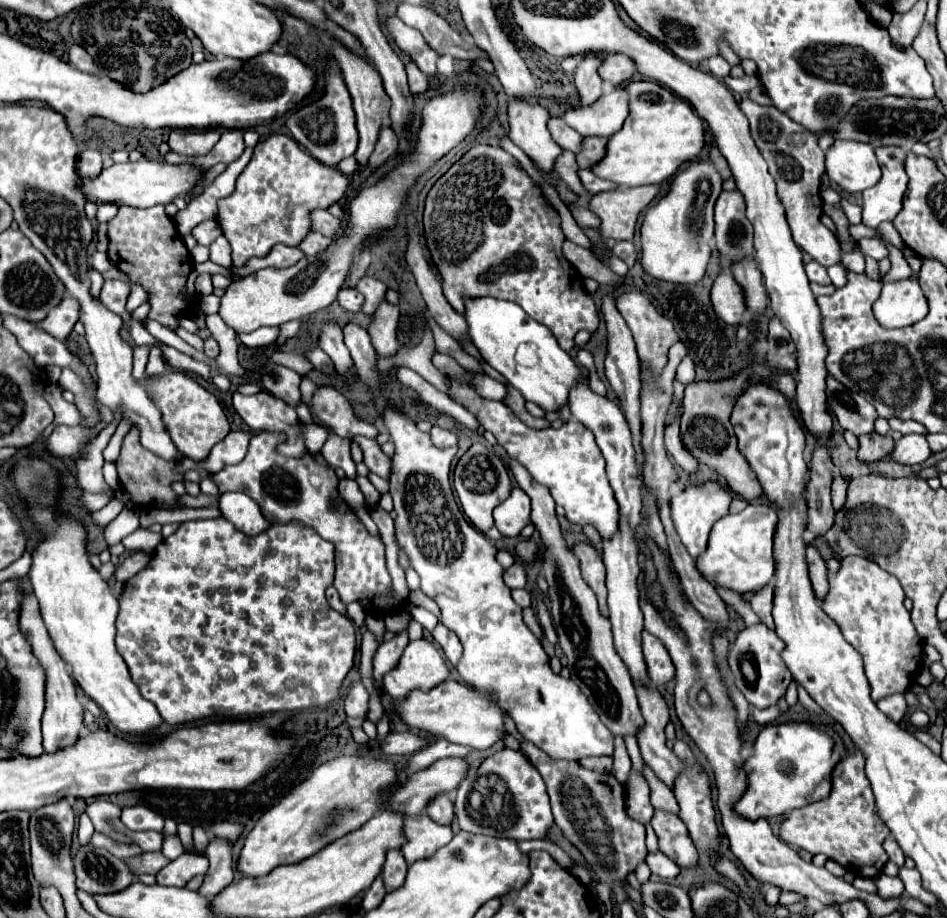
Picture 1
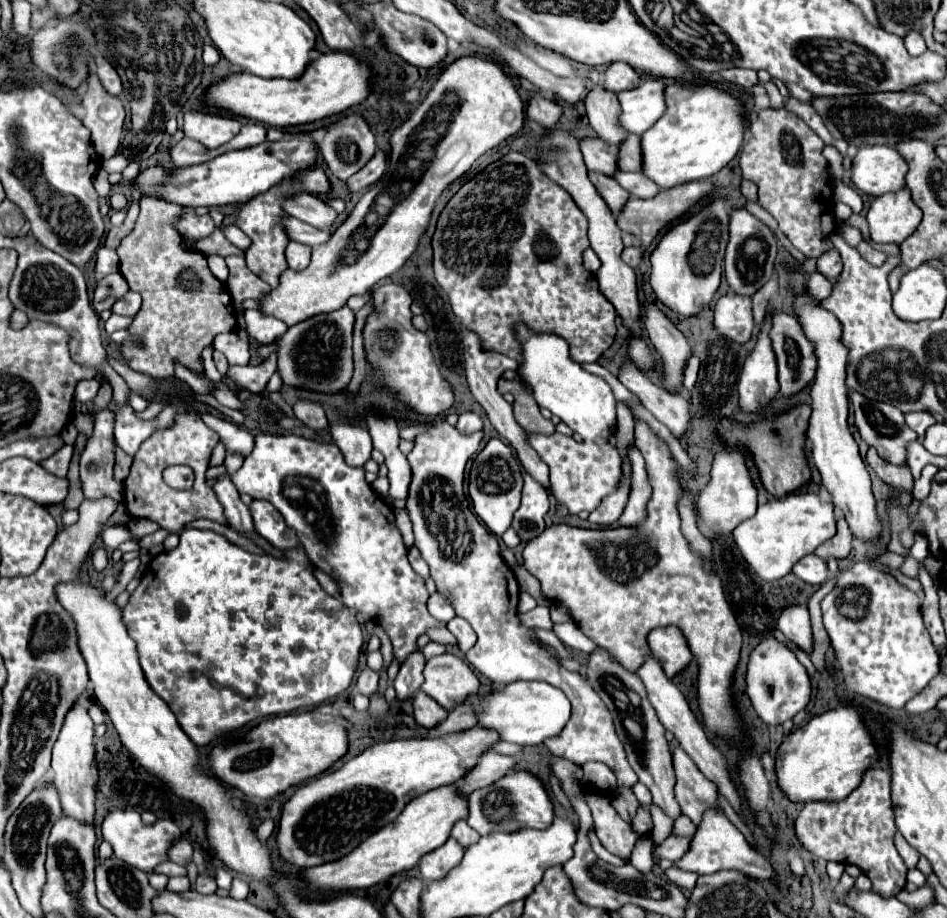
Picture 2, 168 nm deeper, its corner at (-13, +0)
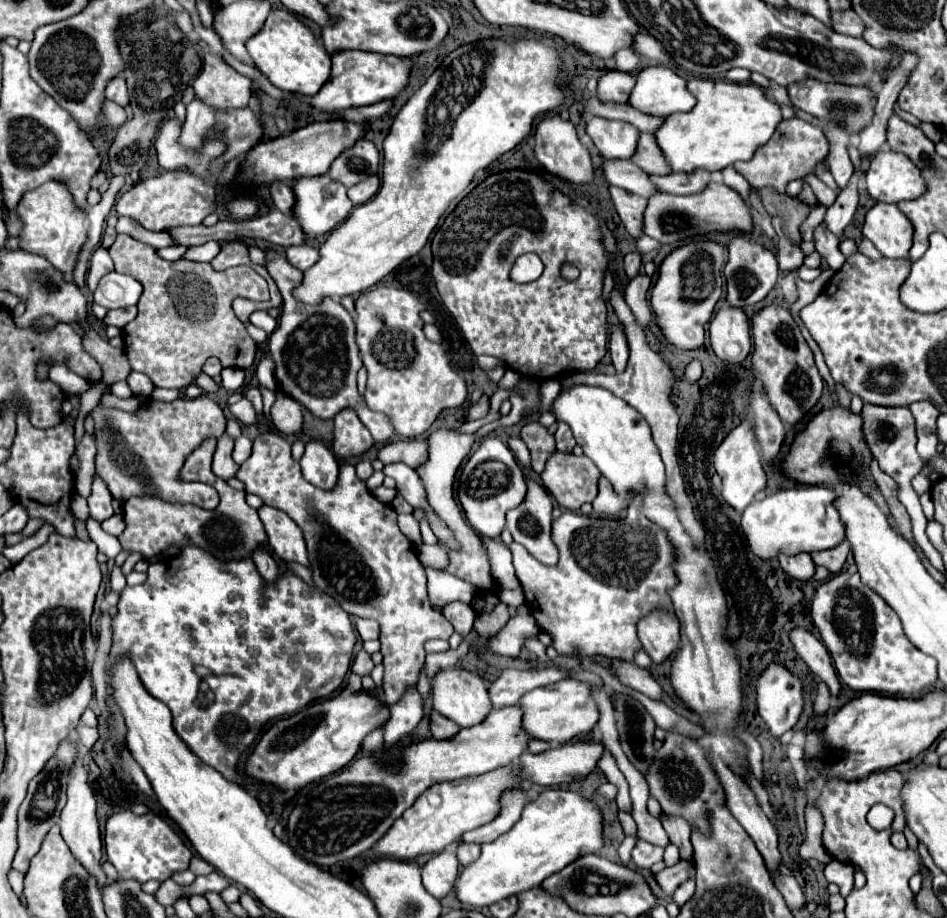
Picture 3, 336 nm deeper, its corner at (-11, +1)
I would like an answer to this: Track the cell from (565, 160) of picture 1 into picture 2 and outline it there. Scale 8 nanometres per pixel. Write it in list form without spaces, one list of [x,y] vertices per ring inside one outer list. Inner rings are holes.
[[[589,171],[589,181],[593,181],[595,189],[601,193],[605,203],[613,211],[613,215],[617,215],[621,211],[621,207],[625,205],[625,201],[629,199],[629,193],[617,181],[613,181],[613,177],[605,177],[603,173]]]

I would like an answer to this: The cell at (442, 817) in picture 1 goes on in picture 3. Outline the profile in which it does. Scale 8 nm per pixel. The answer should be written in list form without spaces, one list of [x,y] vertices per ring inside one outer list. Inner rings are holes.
[[[459,844],[455,850],[457,850],[457,860],[459,860],[463,866],[475,862],[475,860],[479,858],[479,852],[481,852],[477,844]]]

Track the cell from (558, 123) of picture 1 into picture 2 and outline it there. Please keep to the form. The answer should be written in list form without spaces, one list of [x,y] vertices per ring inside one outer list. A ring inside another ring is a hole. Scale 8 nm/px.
[[[583,137],[579,139],[579,147],[583,153],[583,161],[587,169],[599,171],[605,175],[613,175],[617,171],[617,145],[609,145],[599,137]]]

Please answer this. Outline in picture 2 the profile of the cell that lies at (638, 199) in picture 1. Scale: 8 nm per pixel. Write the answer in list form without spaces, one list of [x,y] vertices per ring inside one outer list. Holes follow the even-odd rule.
[[[691,181],[691,183],[683,183],[683,185],[677,185],[677,187],[671,187],[671,189],[661,189],[651,199],[635,199],[635,197],[631,197],[625,203],[625,209],[621,209],[621,213],[617,215],[617,225],[619,225],[621,231],[639,237],[643,247],[649,247],[649,243],[657,237],[657,233],[661,231],[663,225],[667,225],[667,223],[675,221],[677,217],[681,217],[703,195],[707,195],[711,191],[713,191],[713,183],[711,181]]]

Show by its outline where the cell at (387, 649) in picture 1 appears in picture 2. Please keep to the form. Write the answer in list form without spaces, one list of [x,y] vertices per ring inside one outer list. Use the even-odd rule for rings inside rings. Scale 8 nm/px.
[[[419,649],[409,653],[409,657],[401,663],[399,673],[397,673],[395,681],[393,681],[393,687],[397,691],[397,699],[413,697],[415,691],[421,689],[423,665],[425,665],[425,657],[423,657],[423,653]]]

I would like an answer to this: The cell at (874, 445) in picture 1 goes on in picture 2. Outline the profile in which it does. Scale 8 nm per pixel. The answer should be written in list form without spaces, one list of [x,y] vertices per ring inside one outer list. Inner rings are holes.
[[[869,447],[867,451],[867,463],[885,483],[905,489],[913,487],[913,475],[909,471],[909,465],[889,465],[889,461],[881,461],[879,453],[873,447]]]

